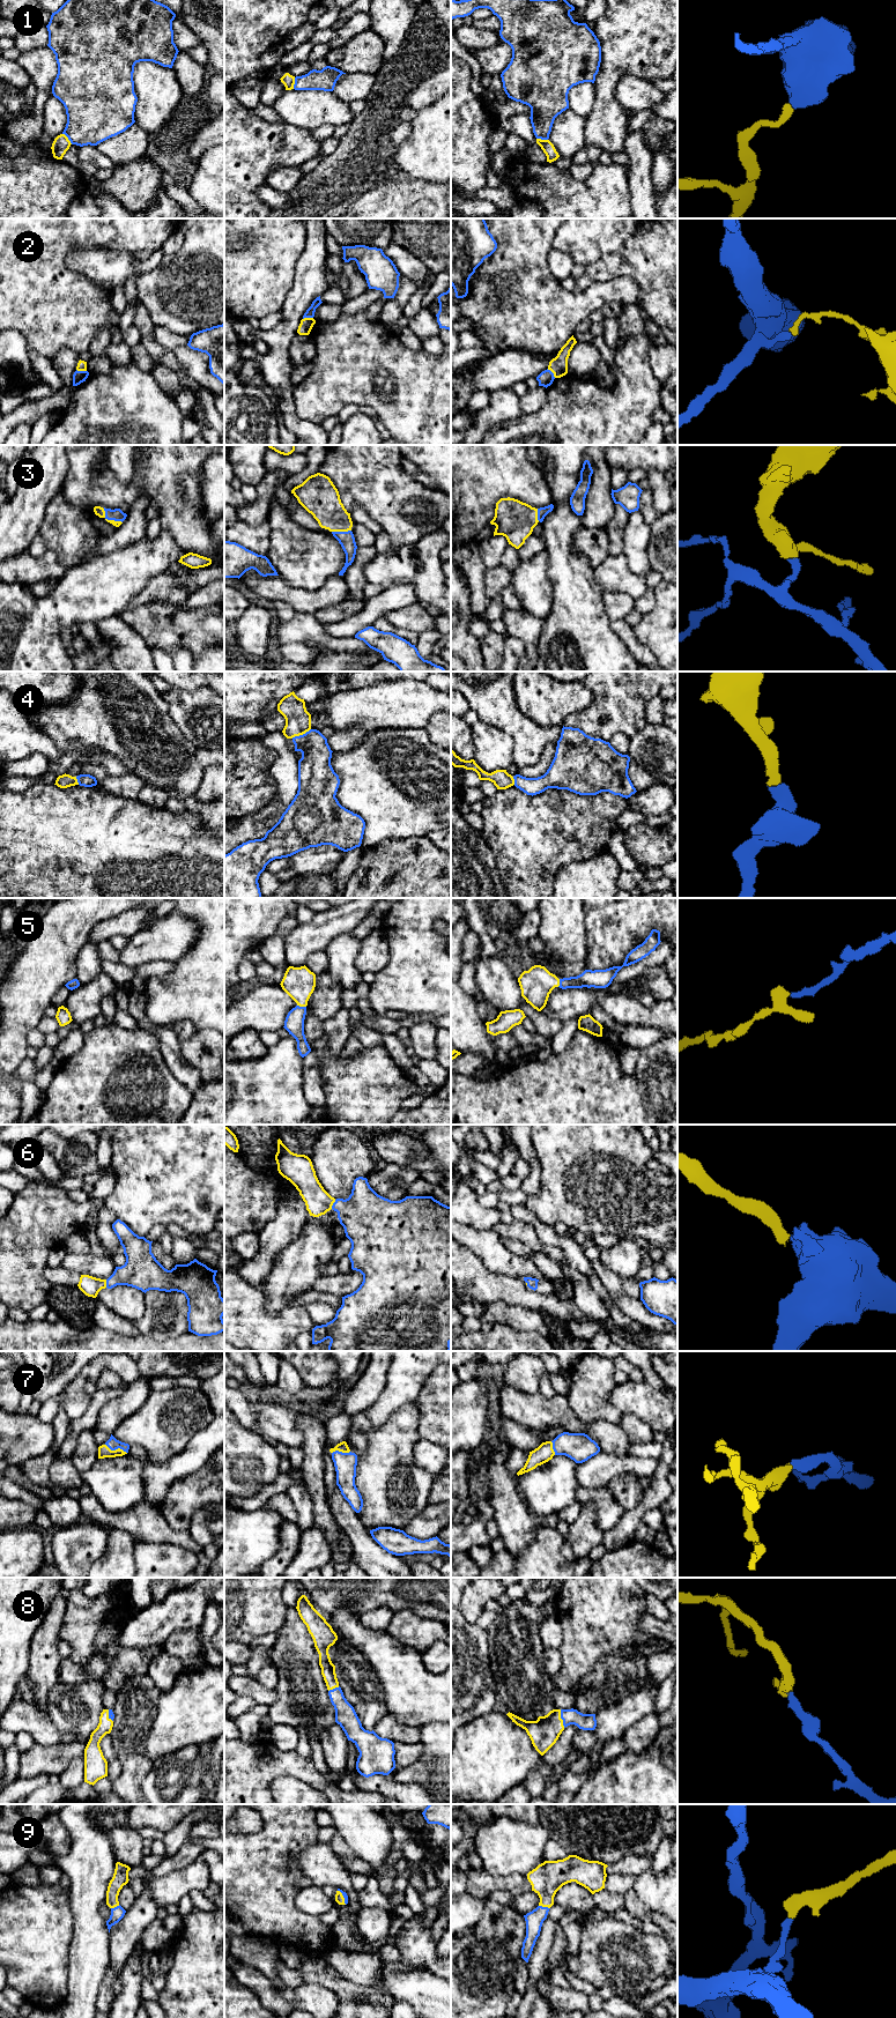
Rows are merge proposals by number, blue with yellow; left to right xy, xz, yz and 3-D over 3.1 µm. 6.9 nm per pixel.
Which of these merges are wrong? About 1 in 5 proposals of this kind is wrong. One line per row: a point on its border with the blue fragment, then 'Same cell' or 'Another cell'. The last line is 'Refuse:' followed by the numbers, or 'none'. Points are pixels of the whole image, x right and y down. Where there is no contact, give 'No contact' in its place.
1: Touches blue at xy (68, 139). Another cell
2: Touches blue at xy (81, 371). Another cell
3: Touches blue at xz (341, 532). Same cell
4: Touches blue at xz (301, 735). Same cell
5: Touches blue at xz (302, 1007). Same cell
6: Touches blue at xz (333, 1204). Same cell
7: Touches blue at xy (116, 1448). Same cell
8: Touches blue at yz (562, 1719). Same cell
9: Touches blue at yz (545, 1907). Same cell
Refuse: 1, 2

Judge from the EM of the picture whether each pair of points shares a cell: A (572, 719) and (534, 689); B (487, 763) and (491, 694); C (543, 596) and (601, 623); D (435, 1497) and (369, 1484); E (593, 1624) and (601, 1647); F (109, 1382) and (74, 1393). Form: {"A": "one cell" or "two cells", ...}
{"A": "two cells", "B": "two cells", "C": "two cells", "D": "two cells", "E": "one cell", "F": "two cells"}

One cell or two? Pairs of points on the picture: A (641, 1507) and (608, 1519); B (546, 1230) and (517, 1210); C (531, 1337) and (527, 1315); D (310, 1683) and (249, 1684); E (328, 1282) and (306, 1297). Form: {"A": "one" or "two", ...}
{"A": "two", "B": "one", "C": "two", "D": "two", "E": "two"}

